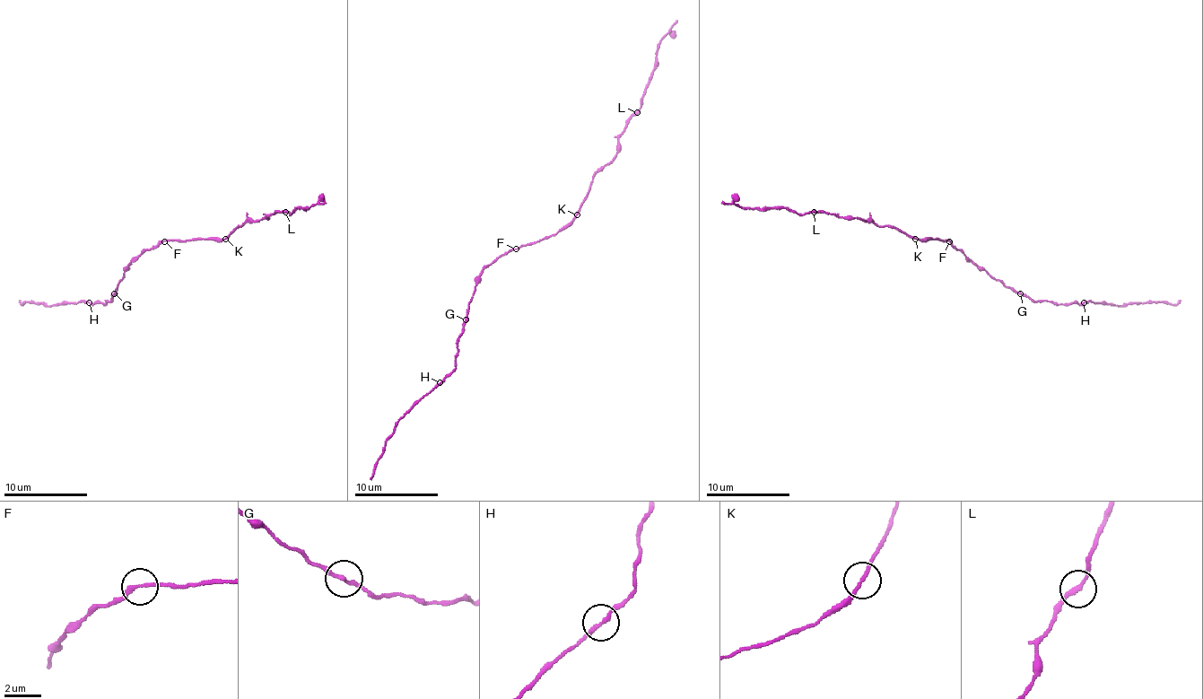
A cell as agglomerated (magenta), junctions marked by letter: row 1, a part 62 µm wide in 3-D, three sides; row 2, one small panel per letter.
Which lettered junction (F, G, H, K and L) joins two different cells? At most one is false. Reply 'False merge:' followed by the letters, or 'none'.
False merge: none

